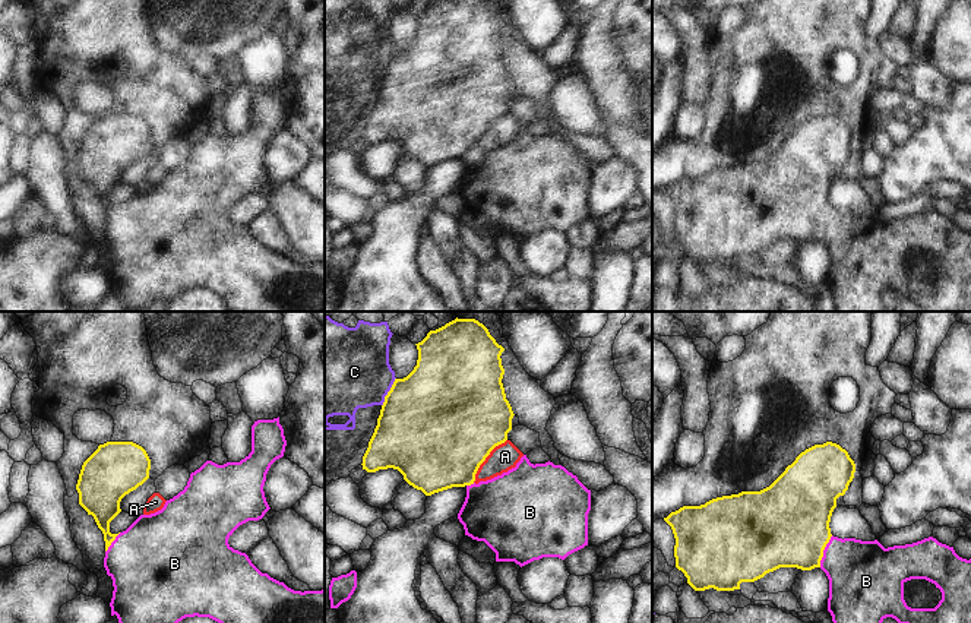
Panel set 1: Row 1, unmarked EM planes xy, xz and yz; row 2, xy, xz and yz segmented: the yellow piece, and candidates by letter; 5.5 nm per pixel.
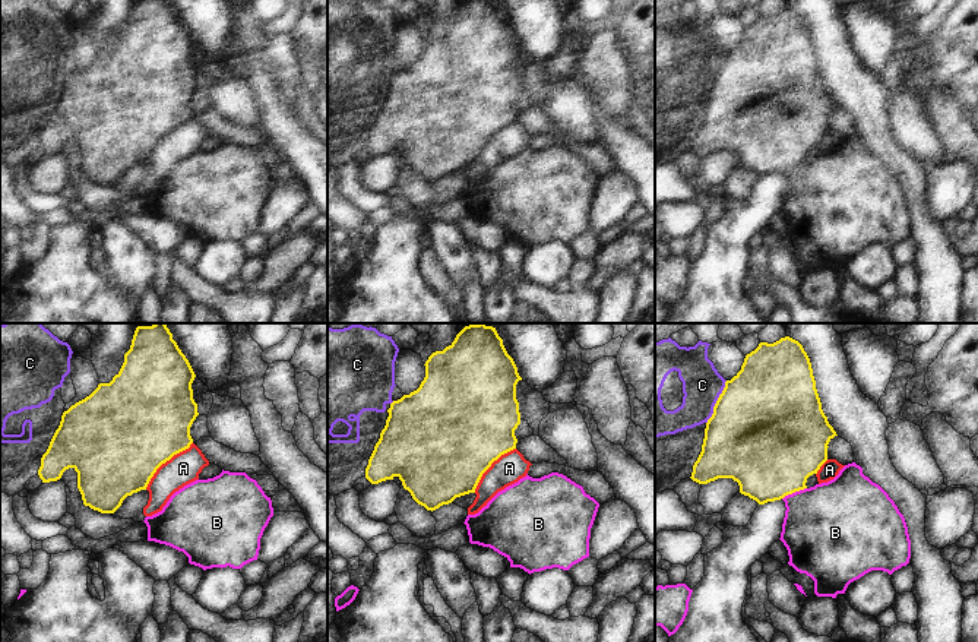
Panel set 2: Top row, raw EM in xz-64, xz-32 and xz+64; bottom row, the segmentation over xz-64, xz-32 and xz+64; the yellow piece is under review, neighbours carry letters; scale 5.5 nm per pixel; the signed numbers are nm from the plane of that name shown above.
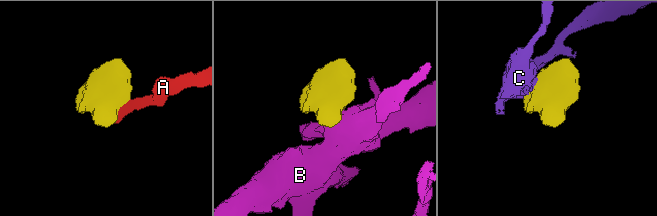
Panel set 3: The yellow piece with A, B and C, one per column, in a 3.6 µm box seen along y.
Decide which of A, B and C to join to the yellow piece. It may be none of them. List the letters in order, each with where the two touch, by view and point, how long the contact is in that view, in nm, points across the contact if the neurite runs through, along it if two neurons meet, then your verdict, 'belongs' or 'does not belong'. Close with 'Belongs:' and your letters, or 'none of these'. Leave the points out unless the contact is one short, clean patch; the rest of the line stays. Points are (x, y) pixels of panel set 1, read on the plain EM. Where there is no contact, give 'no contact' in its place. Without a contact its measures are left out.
A: meets yellow in xz at (484, 132); contact 300 nm long; border along xz (506, 111), (490, 125), (473, 154); does not belong
B: meets yellow in yz at (822, 224); contact 190 nm long; runs through yz (787, 196), (806, 215), (822, 224), (847, 234), (862, 246); belongs
C: meets yellow in xz at (388, 65); contact 180 nm long; border along xz (395, 50), (382, 78); does not belong
Belongs: B

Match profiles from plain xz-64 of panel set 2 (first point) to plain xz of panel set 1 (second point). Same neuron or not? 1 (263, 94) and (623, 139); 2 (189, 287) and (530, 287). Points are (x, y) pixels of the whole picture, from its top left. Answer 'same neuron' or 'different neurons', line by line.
1: same neuron
2: same neuron

